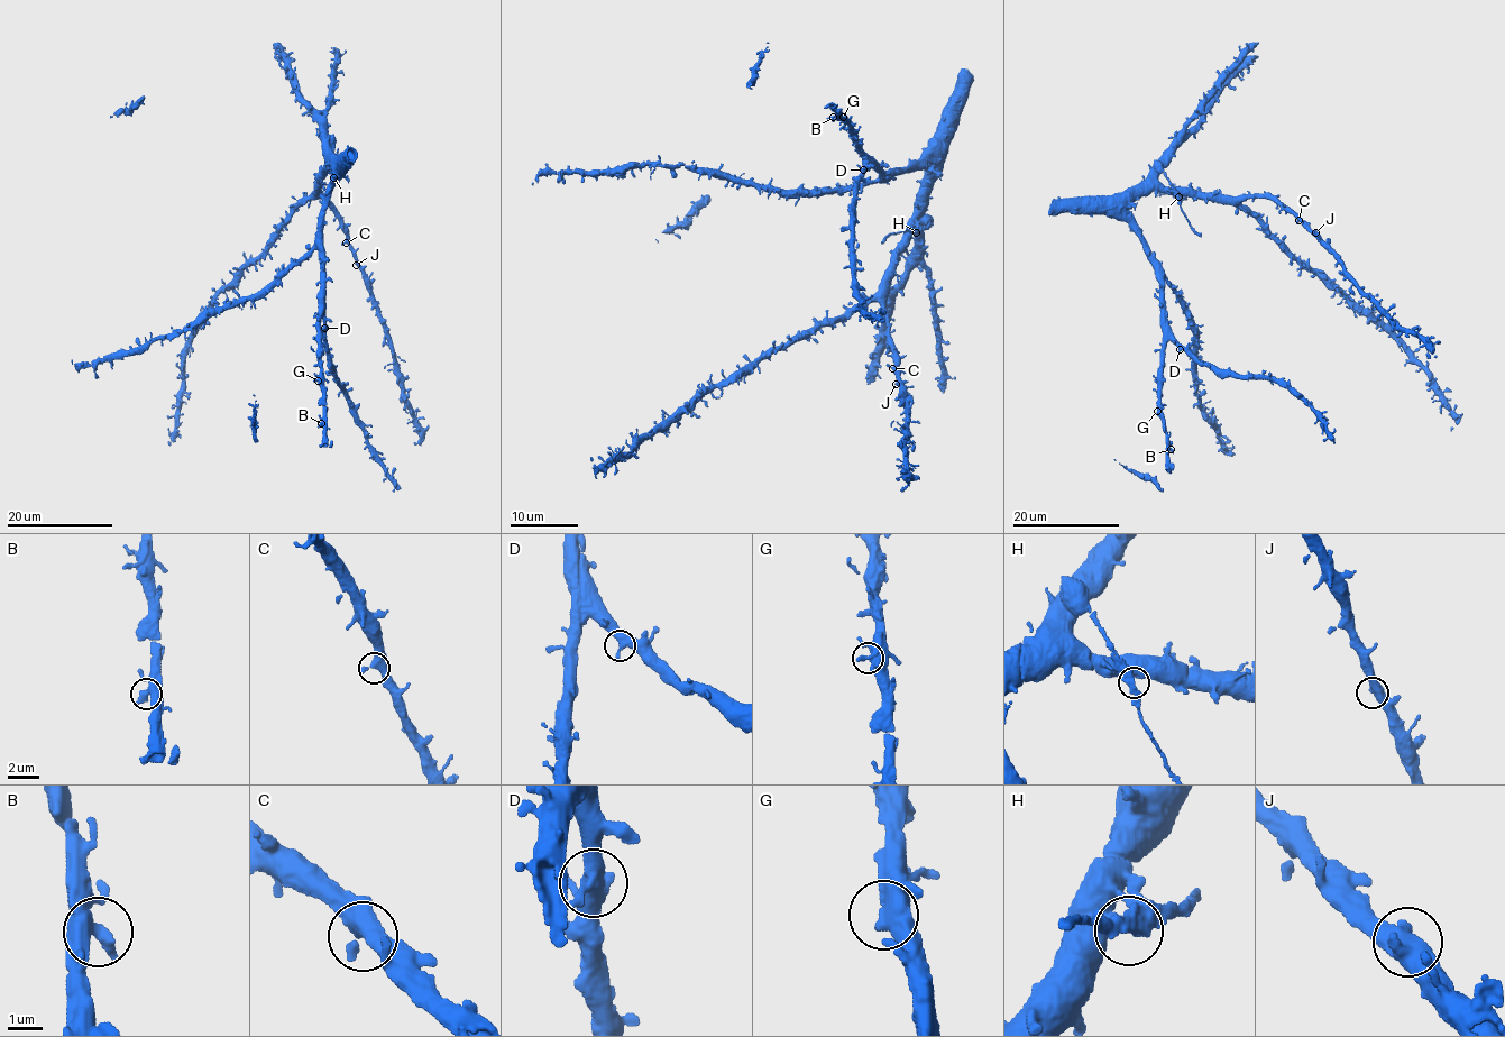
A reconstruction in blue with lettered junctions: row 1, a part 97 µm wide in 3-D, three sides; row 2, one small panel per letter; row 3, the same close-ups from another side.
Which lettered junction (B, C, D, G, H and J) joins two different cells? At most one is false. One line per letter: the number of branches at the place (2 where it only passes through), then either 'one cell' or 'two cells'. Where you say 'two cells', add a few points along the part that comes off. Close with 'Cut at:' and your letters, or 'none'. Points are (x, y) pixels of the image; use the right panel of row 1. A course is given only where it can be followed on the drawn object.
B: 2 | one cell
C: 2 | one cell
D: 2 | one cell
G: 2 | one cell
H: 2 | two cells | (1178, 195), (1181, 211), (1201, 236)
J: 2 | one cell
Cut at: H

